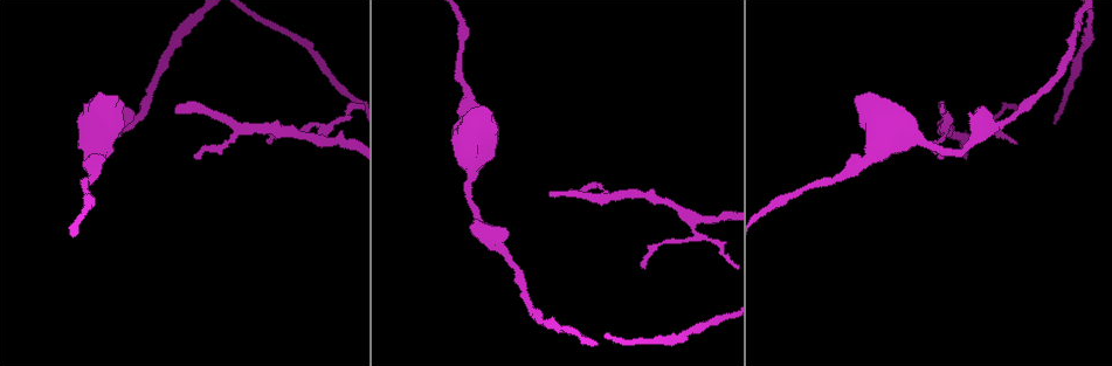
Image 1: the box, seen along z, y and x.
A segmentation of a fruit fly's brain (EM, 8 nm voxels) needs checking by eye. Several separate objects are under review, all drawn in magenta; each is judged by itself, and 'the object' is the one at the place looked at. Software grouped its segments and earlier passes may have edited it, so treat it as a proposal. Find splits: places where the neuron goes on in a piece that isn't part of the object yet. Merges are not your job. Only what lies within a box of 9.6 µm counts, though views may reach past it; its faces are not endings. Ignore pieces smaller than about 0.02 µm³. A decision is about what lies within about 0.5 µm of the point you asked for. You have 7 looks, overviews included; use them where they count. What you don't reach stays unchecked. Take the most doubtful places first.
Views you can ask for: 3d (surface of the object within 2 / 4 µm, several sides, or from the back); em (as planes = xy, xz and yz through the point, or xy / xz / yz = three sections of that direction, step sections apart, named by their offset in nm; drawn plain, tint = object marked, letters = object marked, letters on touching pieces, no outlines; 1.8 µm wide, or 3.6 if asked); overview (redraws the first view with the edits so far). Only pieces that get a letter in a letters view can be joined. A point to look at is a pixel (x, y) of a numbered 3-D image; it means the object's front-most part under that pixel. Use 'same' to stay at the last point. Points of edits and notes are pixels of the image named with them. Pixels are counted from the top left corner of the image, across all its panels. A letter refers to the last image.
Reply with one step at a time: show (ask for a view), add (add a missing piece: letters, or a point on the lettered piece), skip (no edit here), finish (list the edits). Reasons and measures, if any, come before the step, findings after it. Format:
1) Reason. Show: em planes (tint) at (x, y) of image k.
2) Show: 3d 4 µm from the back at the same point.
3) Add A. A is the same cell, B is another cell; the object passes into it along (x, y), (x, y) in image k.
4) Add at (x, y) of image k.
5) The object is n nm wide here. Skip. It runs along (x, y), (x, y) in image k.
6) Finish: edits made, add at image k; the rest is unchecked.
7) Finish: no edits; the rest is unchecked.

An open end. Show: em xz step 16 (letters) at (175, 112) of image 1.

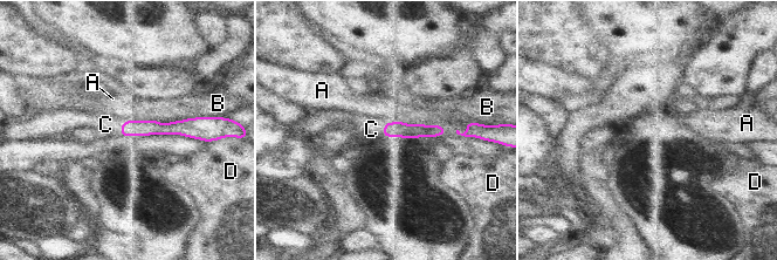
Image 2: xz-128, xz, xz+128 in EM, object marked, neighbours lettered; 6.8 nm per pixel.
Add C. C is the same cell, A, B and D are other cells; the object passes into it along (129, 128), (121, 128), (105, 124) in image 2; the neuron continues.

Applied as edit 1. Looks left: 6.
An open end. Show: em planes (plain) at (643, 267) of image 1.

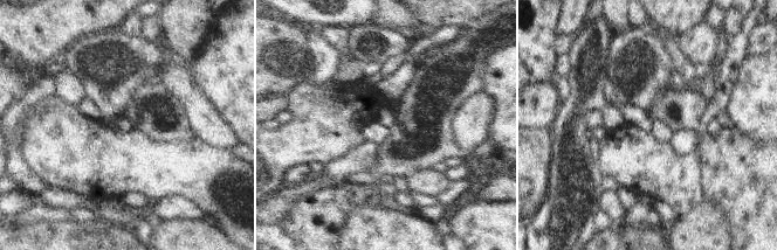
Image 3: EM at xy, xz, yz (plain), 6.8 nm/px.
What lies round it. Show: em planes (letters) at the same point.

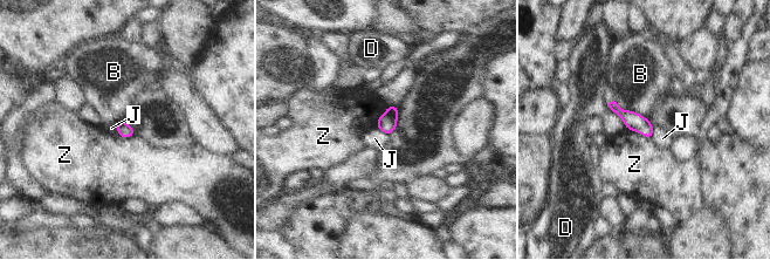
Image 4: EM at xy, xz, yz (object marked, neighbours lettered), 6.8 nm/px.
Skip. B, D, J and Z are other cells; it runs along (611, 103), (650, 134) in image 4; no lettered piece goes on from it.

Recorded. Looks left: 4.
Calibre changes. Show: em yz step 8 (letters) at (970, 143) of image 1.

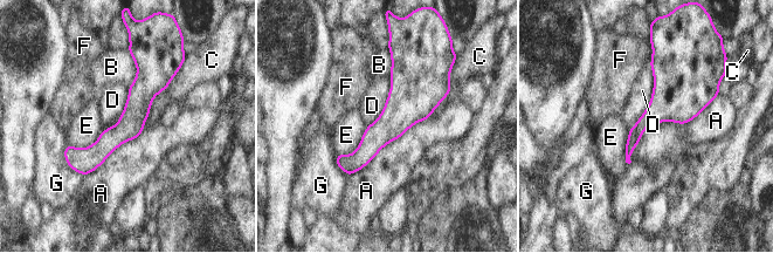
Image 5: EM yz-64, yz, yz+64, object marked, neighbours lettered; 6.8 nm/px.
The object is 180 nm wide here. Skip. A, B, C, D, E, F and G are other cells; a border runs along (650, 66), (653, 94), (629, 129) in image 5; no lettered piece goes on from it.

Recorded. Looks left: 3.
Finish: edits made, add at image 2; the rest is unchecked.

